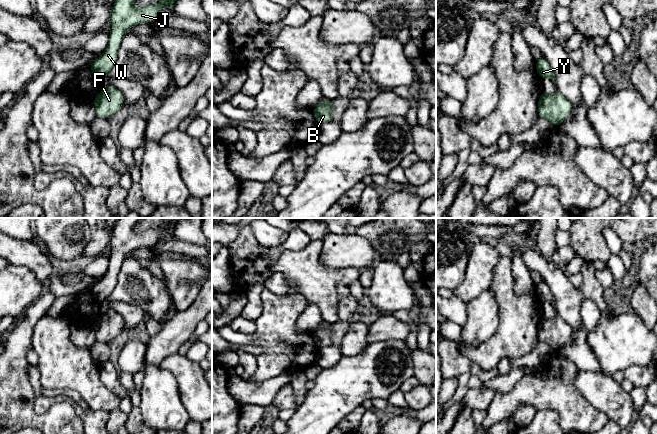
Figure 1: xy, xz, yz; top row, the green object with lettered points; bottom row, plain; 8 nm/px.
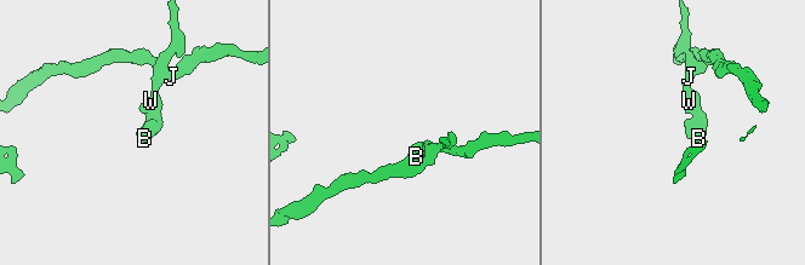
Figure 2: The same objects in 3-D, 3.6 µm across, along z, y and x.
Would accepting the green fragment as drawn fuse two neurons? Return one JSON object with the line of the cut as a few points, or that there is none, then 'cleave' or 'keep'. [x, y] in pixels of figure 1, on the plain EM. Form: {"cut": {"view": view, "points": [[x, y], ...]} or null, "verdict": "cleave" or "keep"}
{"cut": null, "verdict": "keep"}

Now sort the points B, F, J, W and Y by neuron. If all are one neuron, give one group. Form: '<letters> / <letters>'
B F J W Y

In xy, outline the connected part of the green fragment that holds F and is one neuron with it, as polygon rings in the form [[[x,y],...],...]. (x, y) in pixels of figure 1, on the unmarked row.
[[[109,309],[100,315],[93,325],[96,342],[109,343],[123,331],[124,320],[119,313]]]

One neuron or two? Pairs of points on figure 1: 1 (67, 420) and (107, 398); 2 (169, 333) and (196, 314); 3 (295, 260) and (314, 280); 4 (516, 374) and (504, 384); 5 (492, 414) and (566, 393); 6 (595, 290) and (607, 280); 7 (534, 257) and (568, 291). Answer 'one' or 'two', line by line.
1: two
2: one
3: one
4: one
5: one
6: two
7: one

